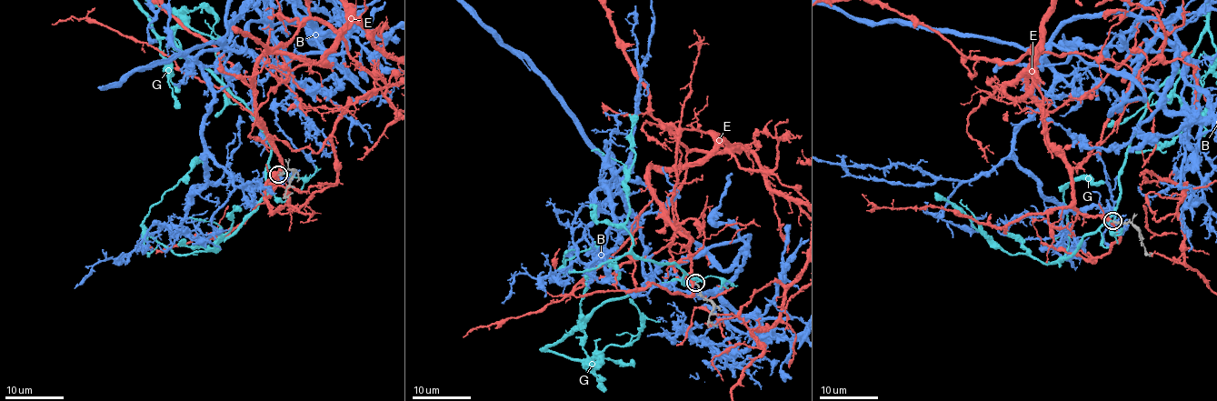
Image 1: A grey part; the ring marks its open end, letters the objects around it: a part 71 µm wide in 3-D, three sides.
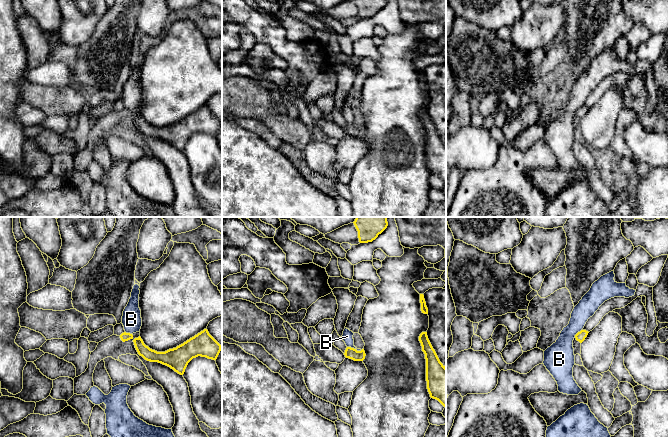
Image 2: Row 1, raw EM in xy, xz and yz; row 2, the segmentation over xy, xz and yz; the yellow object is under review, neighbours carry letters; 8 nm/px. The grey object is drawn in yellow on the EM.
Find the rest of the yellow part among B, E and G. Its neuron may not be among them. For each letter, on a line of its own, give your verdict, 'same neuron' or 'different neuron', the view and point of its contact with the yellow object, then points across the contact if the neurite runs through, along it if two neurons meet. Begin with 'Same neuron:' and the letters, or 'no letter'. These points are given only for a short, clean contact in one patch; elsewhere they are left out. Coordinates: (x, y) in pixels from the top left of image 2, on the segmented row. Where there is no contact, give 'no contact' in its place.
Same neuron: E
B: different neuron | xz (353, 348) | along xz (347, 346), (361, 350)
E: same neuron | no contact
G: different neuron | no contact

